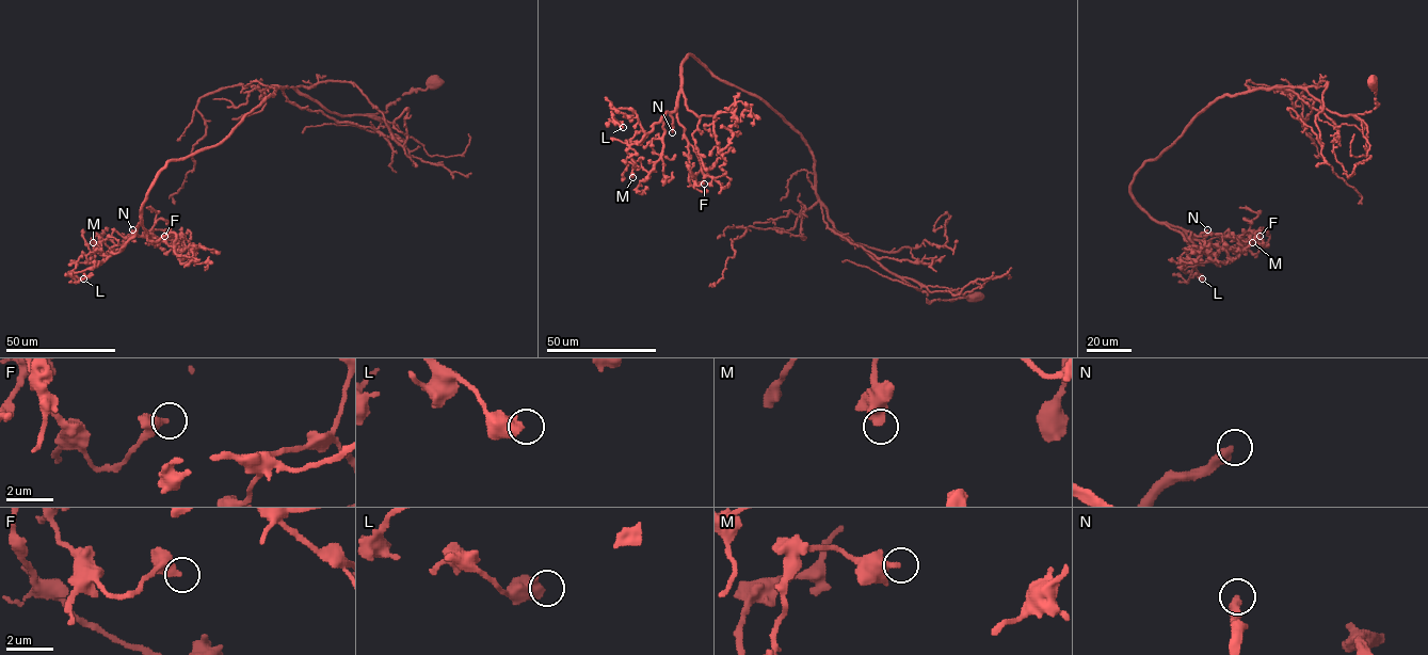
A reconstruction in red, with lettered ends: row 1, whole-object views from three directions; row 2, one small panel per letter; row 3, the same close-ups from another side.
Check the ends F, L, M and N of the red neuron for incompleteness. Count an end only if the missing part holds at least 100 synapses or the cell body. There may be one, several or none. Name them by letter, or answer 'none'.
N

